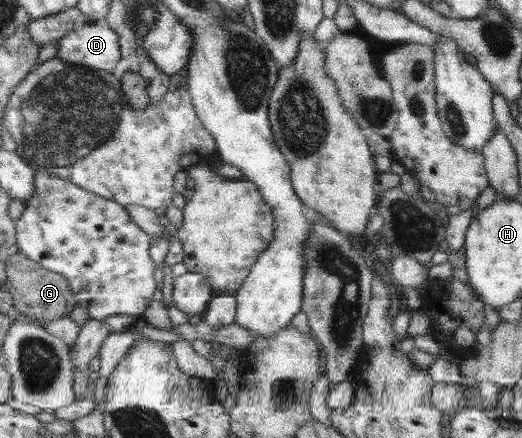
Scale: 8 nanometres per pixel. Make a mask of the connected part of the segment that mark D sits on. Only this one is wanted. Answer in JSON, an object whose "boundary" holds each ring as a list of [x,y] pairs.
{"boundary":[[[86,23],[59,39],[57,58],[112,73],[120,61],[120,37],[103,23]]]}

